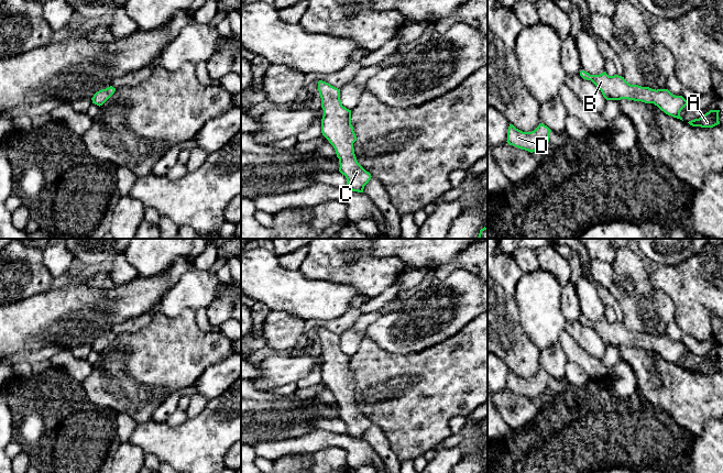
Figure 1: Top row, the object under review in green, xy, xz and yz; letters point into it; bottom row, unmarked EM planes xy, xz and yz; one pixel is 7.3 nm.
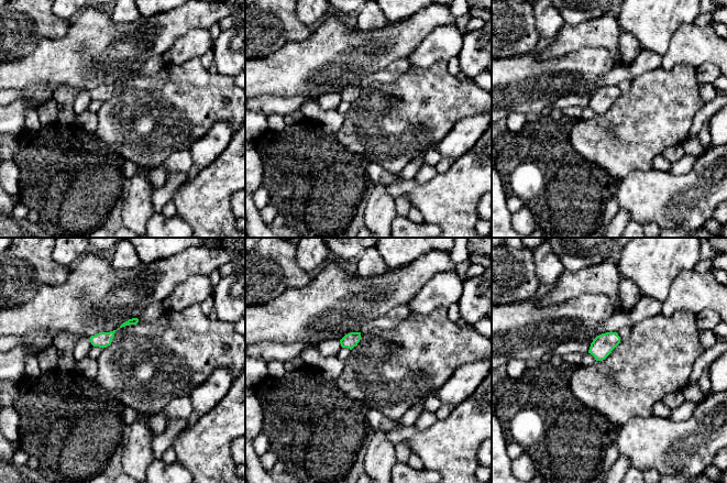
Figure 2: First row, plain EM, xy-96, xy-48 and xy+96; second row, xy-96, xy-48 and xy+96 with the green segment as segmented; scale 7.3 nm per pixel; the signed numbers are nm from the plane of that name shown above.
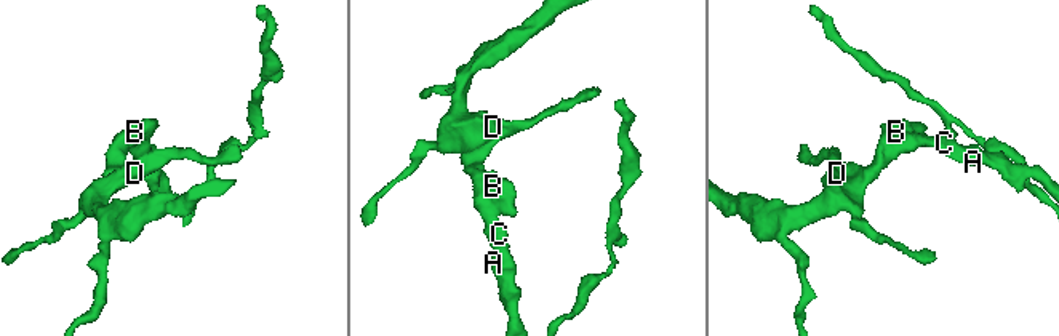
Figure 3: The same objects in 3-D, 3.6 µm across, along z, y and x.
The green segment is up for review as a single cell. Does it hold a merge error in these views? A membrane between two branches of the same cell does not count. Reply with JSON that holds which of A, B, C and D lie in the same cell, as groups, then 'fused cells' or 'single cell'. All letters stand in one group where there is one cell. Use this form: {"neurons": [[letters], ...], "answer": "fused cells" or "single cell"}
{"neurons": [["A", "B", "C", "D"]], "answer": "single cell"}

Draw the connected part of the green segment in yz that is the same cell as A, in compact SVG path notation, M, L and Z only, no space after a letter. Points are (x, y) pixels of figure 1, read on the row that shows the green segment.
M710 110L701 118L691 120L688 123L692 126L713 128L720 124L719 112L720 110Z

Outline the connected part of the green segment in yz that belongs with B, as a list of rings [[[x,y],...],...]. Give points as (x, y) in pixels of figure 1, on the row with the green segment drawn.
[[[581,70],[583,79],[591,80],[602,92],[606,100],[628,99],[654,103],[666,114],[682,120],[680,111],[690,106],[682,96],[675,96],[668,89],[651,89],[638,85],[628,84],[624,77],[614,75],[609,76],[605,72],[600,75],[590,75]]]

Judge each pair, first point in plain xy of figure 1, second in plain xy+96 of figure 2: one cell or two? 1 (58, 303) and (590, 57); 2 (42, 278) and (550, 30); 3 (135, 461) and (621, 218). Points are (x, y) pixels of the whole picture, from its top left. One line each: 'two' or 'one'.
1: one
2: two
3: one

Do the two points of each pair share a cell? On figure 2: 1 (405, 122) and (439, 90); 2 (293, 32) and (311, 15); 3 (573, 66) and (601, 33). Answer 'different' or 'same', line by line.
1: same
2: different
3: different

